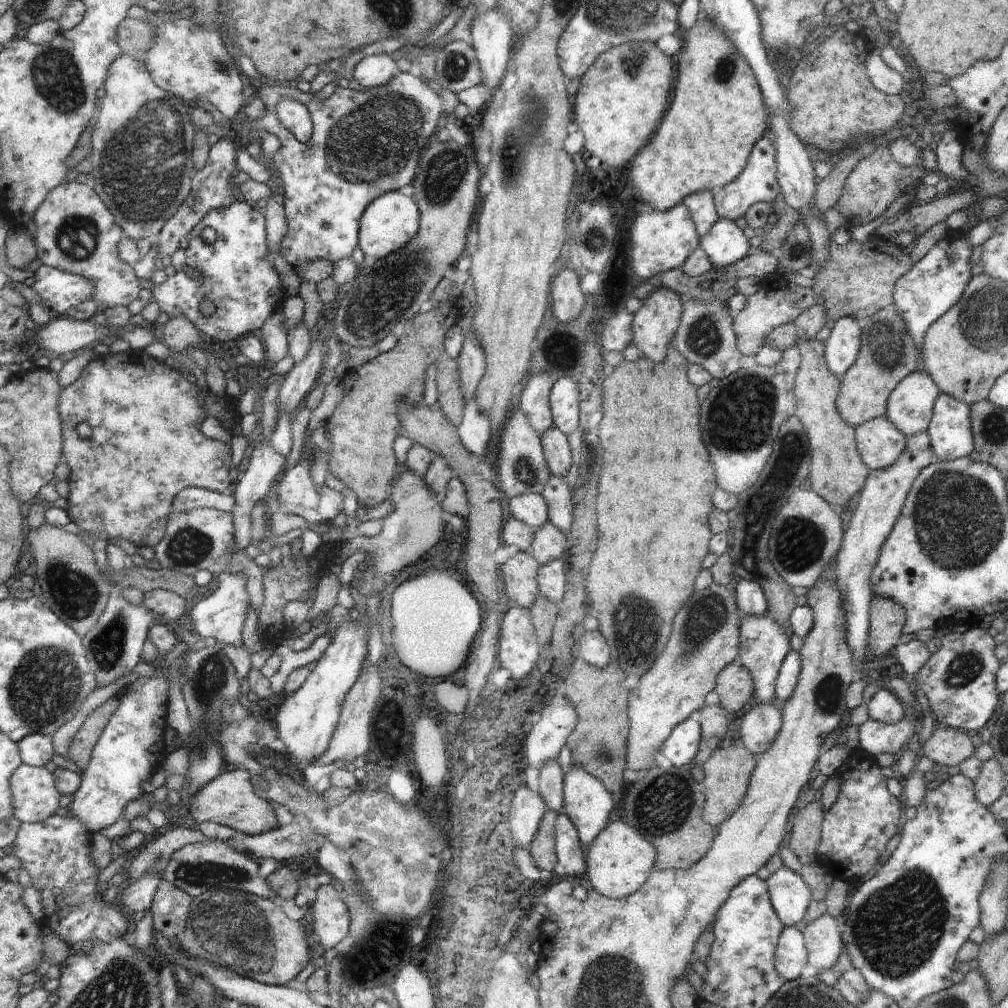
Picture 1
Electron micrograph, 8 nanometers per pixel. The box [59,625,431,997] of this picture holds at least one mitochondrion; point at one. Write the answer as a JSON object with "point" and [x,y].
{"point":[233,928]}

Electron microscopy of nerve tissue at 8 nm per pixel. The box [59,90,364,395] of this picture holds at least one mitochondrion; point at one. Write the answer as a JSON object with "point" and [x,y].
{"point":[145,162]}

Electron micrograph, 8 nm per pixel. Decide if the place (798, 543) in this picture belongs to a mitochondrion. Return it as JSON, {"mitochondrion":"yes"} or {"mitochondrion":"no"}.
{"mitochondrion":"yes"}

